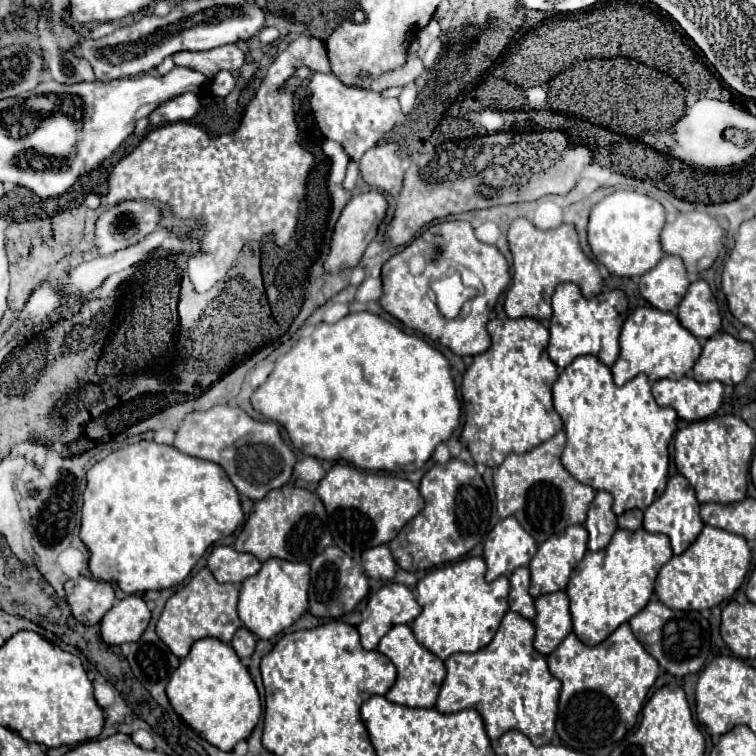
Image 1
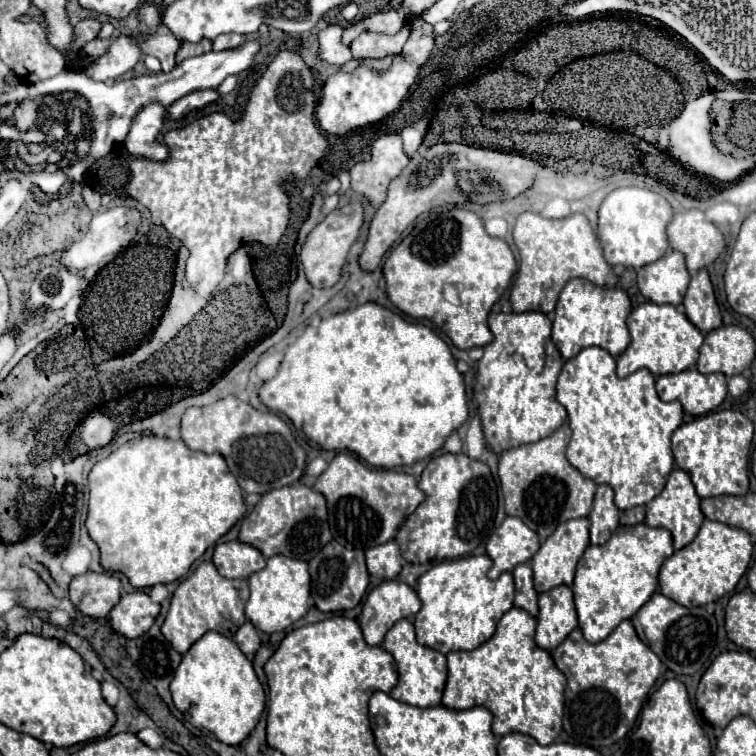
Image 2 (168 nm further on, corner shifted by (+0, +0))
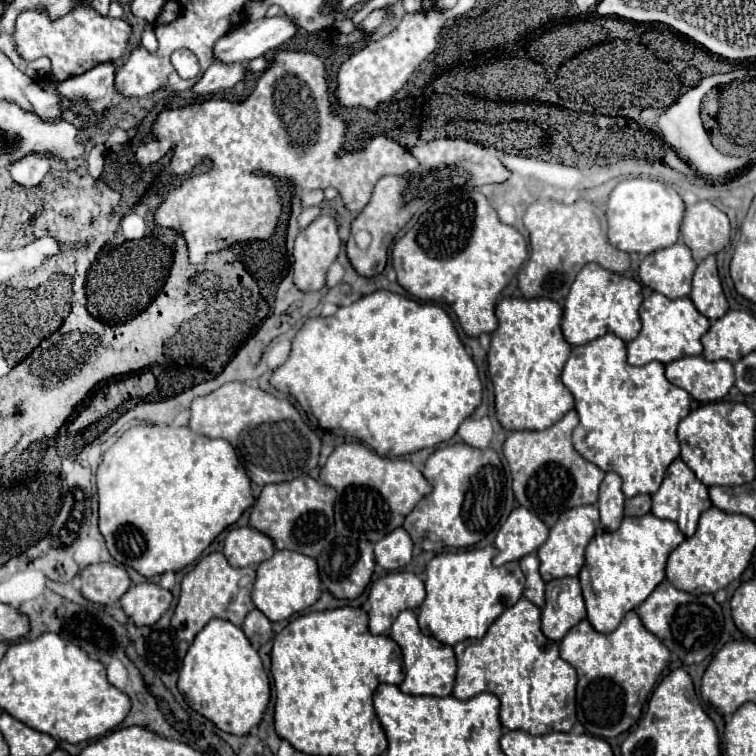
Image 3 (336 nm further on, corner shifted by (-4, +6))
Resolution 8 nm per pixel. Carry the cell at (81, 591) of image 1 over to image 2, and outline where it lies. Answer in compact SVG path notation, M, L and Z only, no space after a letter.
M84 572L72 578L70 600L84 616L106 618L120 600L120 580L106 572Z

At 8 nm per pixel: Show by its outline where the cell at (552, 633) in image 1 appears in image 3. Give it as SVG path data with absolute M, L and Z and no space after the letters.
M560 578L546 584L546 606L542 608L542 632L560 642L576 622L586 618L578 578Z

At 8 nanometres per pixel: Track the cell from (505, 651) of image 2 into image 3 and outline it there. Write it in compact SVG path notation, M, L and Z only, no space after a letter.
M520 598L514 606L506 608L494 624L488 628L486 636L480 640L464 640L454 646L458 672L454 684L454 696L468 700L480 692L490 692L500 700L500 722L510 730L526 730L530 734L548 732L570 732L576 722L576 670L572 664L560 658L558 642L546 638L540 630L542 610L528 598Z

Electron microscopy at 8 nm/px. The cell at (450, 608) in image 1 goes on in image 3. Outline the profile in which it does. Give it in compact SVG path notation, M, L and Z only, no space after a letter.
M496 546L486 548L472 548L472 550L456 550L456 552L442 552L436 554L428 566L426 566L426 600L420 606L418 622L424 634L434 636L436 640L454 646L462 640L470 638L482 638L488 630L488 626L510 606L514 606L524 592L524 574L518 566L518 562L508 562L500 568L492 564L492 558L498 554Z

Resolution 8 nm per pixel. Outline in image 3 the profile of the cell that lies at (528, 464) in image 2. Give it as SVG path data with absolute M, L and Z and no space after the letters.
M570 410L562 420L546 430L510 432L504 442L504 456L514 478L514 496L520 506L532 510L532 514L536 514L546 526L552 526L552 522L572 506L594 504L598 500L598 486L604 480L604 472L574 450L572 430L576 426L578 414L576 410Z

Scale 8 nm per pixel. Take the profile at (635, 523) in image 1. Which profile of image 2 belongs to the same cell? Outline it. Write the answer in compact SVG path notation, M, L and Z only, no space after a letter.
M636 506L636 508L624 510L620 514L620 524L624 524L624 526L634 526L640 522L644 522L644 506Z

